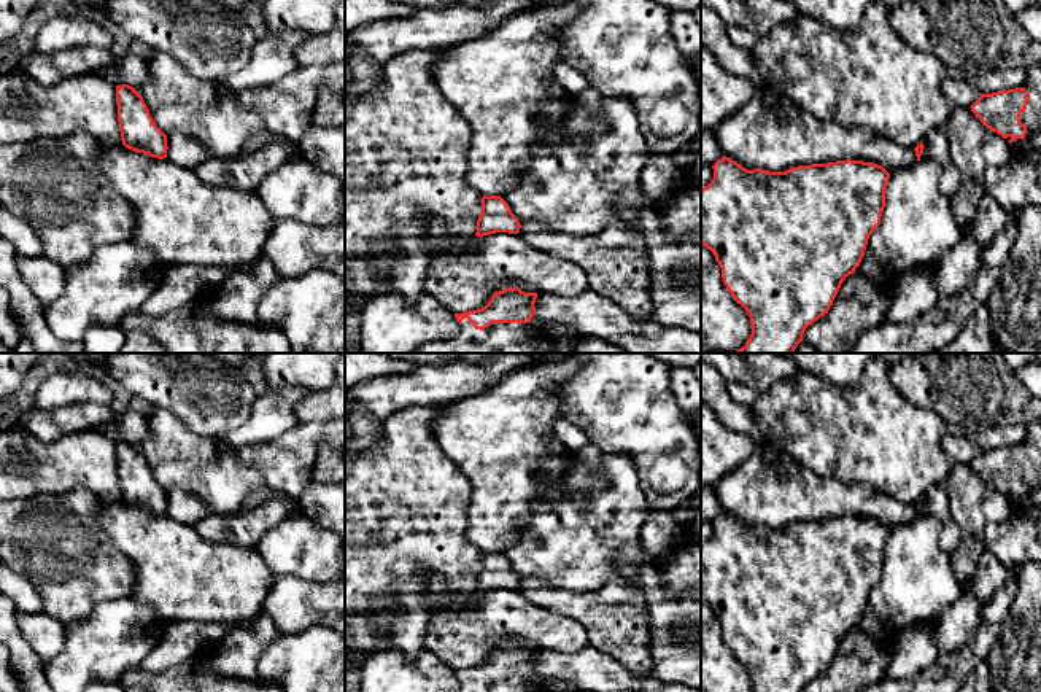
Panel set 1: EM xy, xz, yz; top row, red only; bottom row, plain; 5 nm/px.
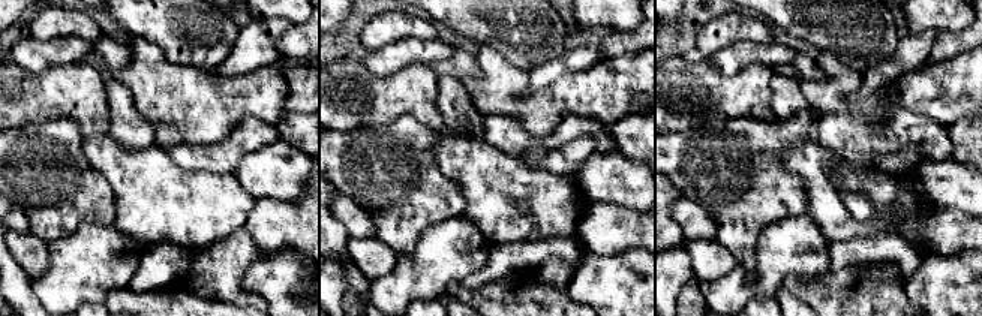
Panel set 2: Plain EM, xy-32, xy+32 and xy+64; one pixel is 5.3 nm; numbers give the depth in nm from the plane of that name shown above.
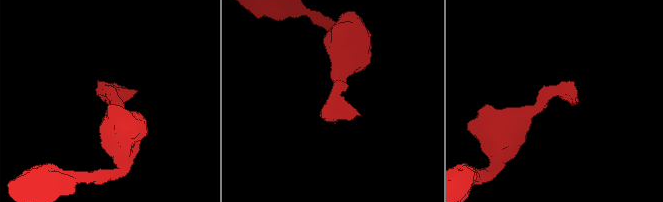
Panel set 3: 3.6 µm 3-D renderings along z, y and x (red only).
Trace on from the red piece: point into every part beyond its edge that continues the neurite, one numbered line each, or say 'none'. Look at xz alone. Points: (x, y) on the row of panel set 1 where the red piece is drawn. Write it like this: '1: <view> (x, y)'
1: xz (539, 336)

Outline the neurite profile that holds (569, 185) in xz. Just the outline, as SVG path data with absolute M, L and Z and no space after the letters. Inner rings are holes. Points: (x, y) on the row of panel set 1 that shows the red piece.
M590 86L575 95L561 126L550 140L531 146L529 167L502 199L520 224L536 221L559 234L590 237L623 221L613 208L613 196L640 183L650 146L633 103L601 95Z

